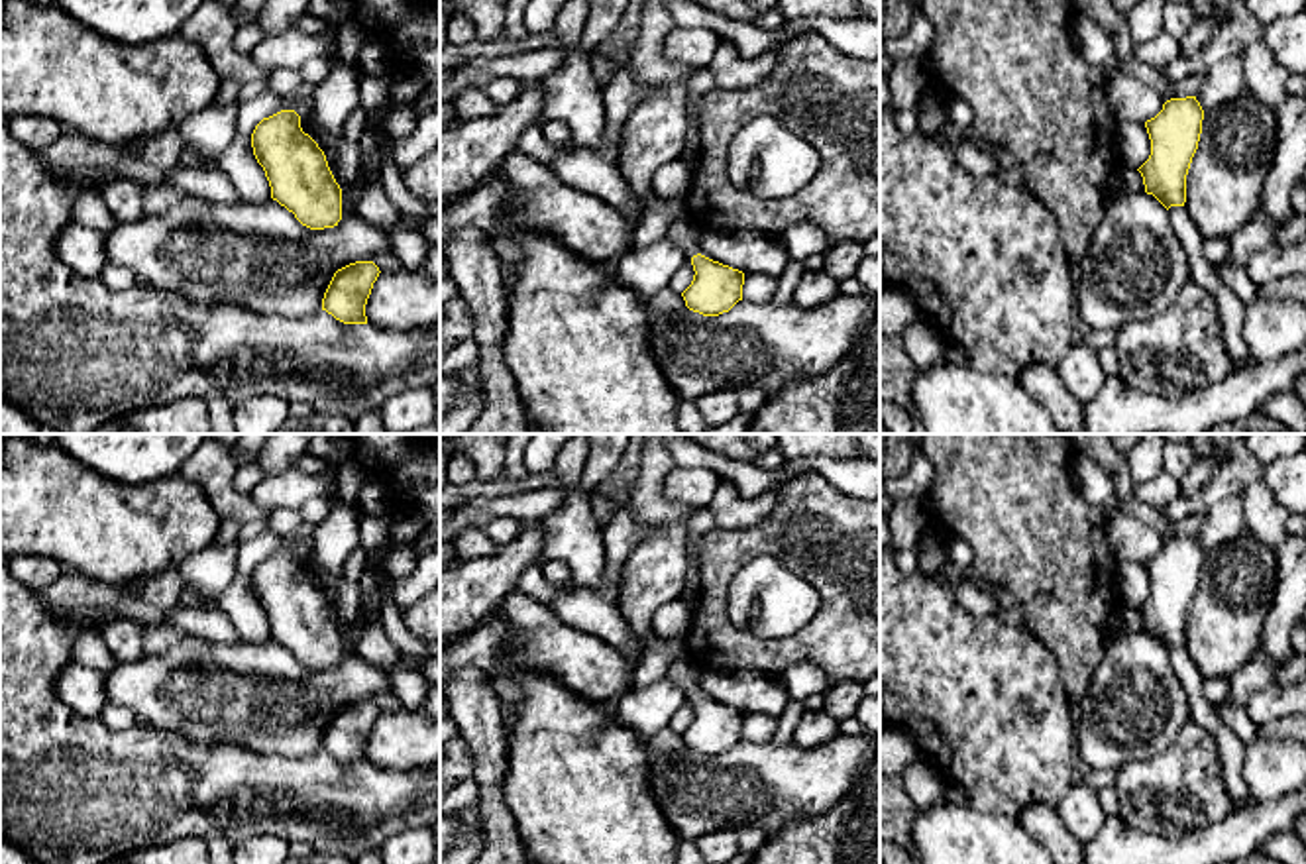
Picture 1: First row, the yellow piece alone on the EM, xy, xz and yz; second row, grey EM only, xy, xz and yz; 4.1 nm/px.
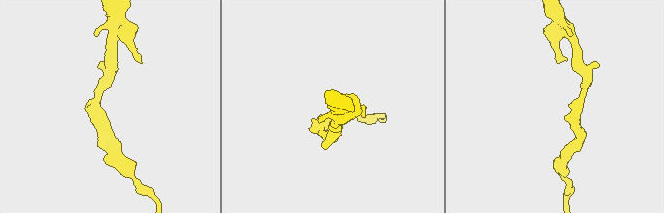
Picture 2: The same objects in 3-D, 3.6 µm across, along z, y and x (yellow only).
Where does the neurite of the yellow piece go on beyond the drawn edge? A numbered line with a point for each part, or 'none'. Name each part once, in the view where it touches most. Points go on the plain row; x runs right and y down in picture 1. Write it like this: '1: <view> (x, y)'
1: xz (684, 672)

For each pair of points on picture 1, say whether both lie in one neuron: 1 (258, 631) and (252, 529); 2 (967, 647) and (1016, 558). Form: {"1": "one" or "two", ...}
{"1": "two", "2": "two"}

